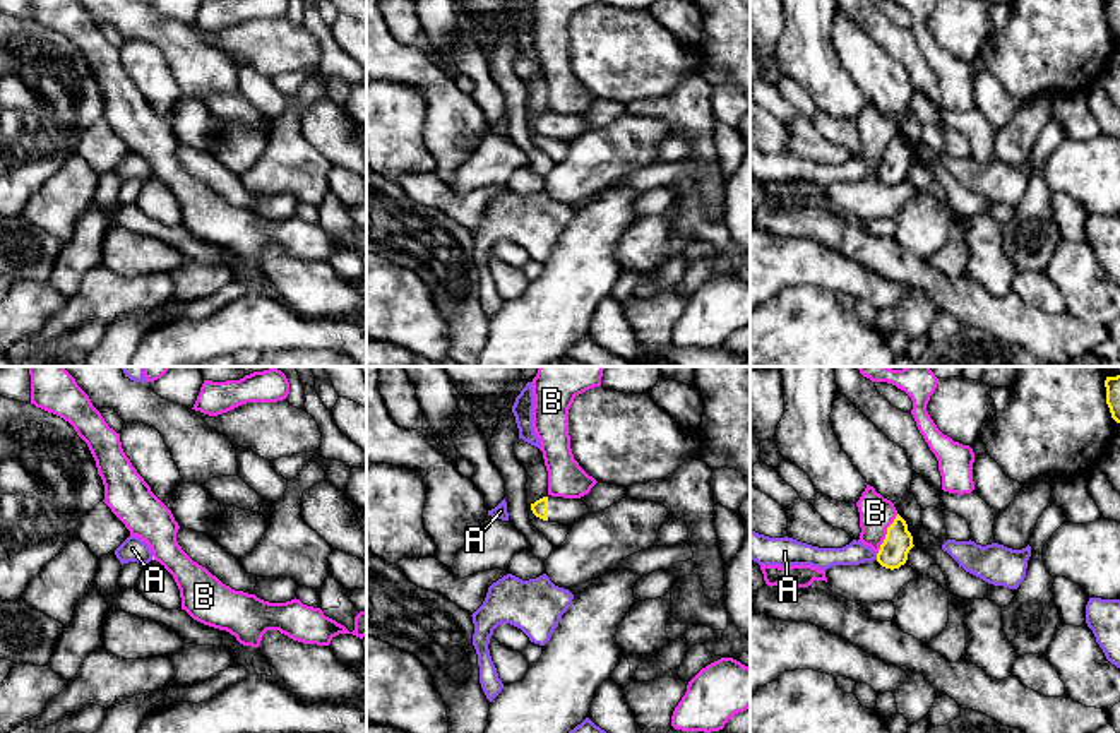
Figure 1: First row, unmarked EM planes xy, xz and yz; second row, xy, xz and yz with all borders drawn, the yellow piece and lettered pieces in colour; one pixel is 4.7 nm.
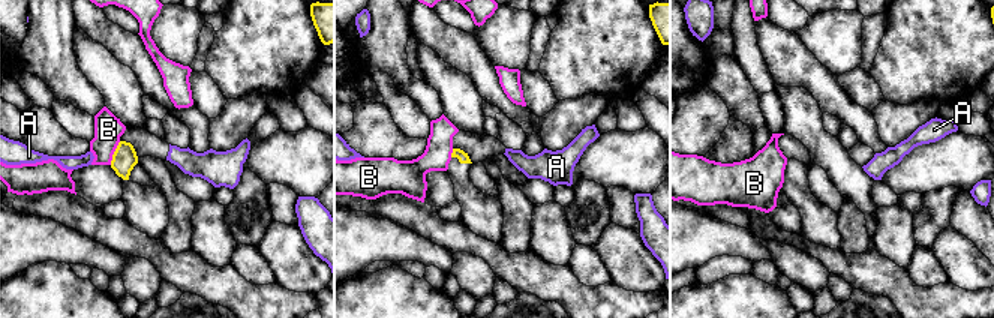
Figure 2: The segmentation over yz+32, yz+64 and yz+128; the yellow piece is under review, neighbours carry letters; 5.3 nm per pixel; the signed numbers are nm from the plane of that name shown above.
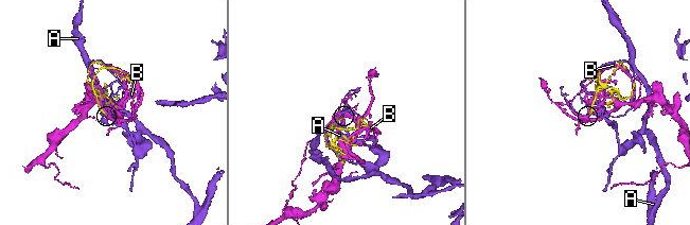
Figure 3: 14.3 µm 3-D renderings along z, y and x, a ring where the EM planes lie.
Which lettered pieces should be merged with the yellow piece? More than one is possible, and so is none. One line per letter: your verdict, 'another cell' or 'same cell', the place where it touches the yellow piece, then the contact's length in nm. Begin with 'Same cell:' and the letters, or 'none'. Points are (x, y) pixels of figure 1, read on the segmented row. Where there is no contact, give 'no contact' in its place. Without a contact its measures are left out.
Same cell: none
A: another cell | yz (877, 557) | 30 nm
B: another cell | yz (886, 535) | 220 nm

